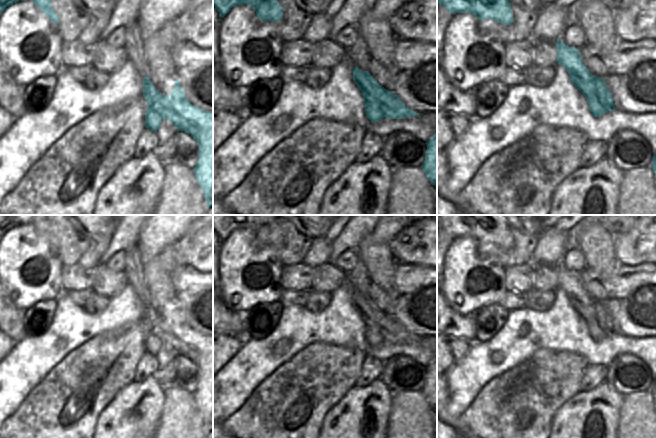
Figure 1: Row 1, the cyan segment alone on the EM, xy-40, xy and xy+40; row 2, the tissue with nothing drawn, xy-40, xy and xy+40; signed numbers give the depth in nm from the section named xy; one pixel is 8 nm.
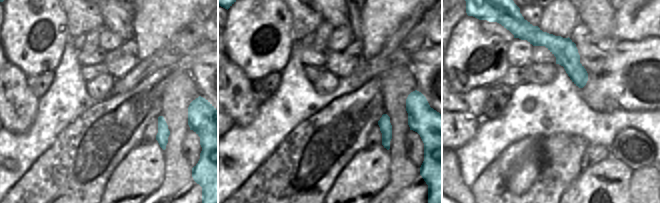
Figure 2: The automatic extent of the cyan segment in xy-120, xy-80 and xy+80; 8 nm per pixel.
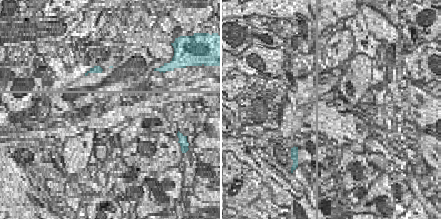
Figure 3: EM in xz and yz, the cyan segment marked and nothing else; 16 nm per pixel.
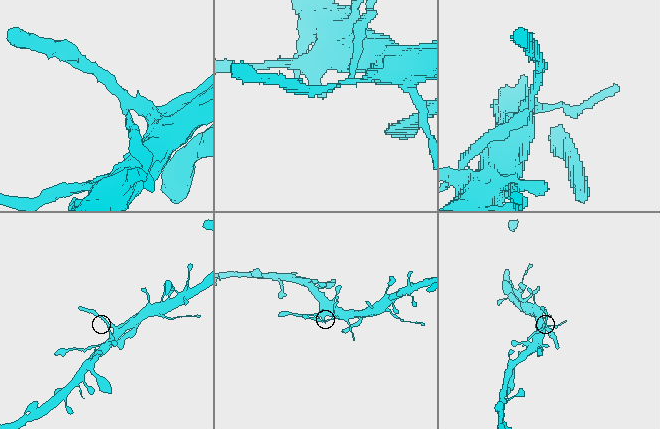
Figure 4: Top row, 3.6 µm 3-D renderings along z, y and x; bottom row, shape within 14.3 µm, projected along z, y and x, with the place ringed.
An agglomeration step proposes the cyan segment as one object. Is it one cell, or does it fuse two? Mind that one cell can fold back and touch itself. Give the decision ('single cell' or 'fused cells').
single cell

